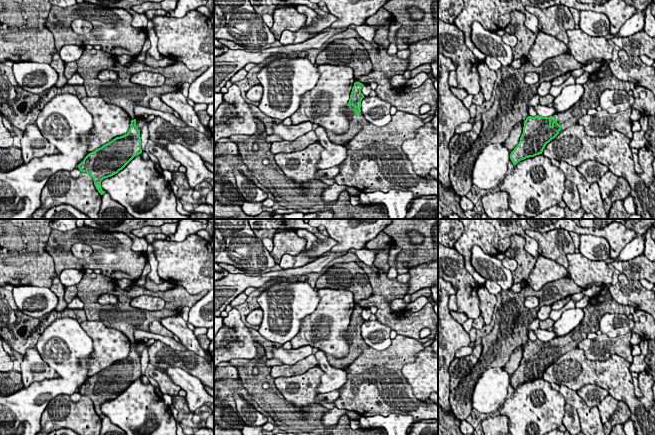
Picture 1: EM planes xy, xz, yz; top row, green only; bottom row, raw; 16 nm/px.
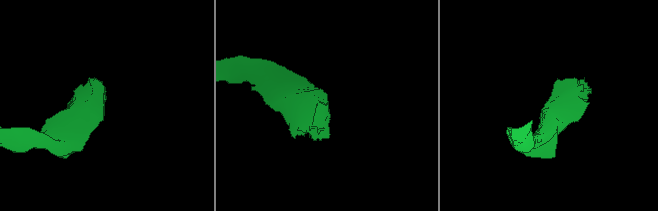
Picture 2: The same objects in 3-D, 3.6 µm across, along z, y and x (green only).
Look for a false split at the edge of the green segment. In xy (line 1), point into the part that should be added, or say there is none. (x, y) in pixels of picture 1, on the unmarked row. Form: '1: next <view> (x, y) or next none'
1: next none

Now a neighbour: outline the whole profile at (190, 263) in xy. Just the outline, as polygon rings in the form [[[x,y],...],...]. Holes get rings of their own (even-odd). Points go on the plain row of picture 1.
[[[191,234],[182,242],[162,239],[151,245],[163,281],[180,285],[192,295],[214,290],[214,250],[209,241]]]

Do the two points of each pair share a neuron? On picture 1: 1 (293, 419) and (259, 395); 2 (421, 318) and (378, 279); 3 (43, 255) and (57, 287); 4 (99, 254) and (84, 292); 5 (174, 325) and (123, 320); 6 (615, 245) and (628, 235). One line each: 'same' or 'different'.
1: same
2: same
3: different
4: different
5: different
6: same

